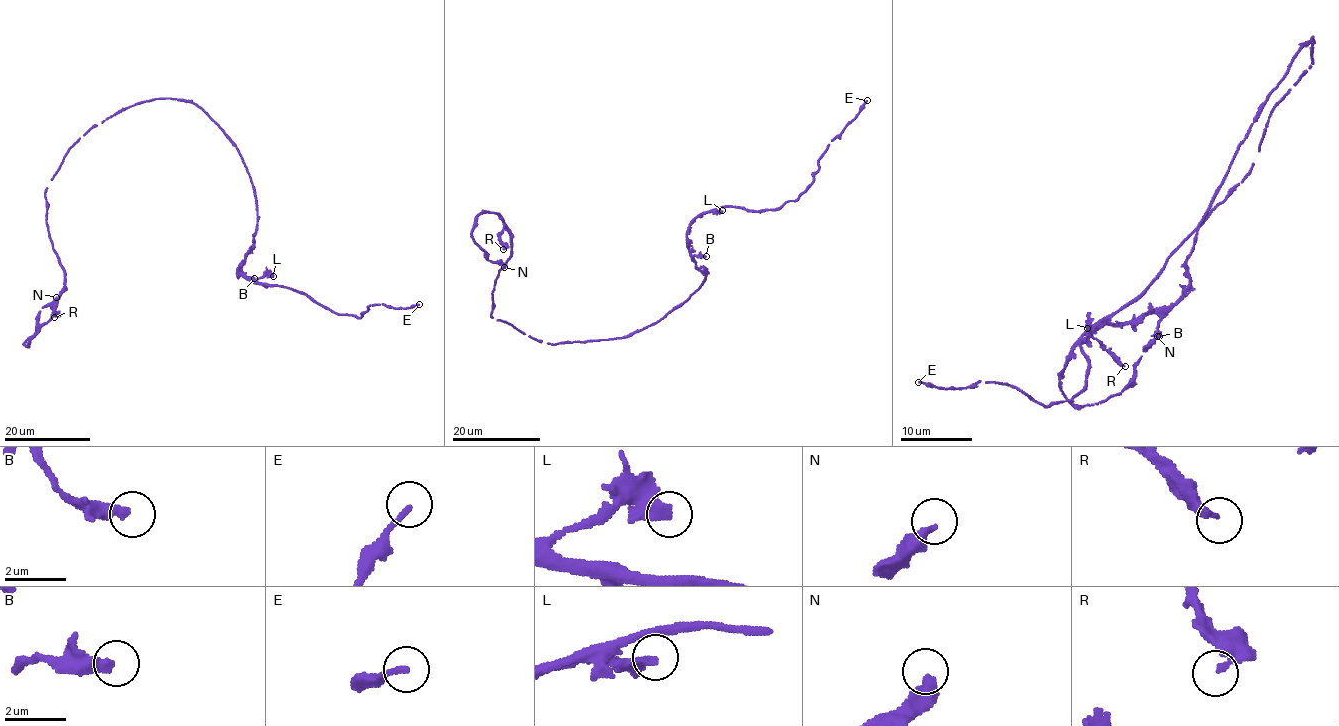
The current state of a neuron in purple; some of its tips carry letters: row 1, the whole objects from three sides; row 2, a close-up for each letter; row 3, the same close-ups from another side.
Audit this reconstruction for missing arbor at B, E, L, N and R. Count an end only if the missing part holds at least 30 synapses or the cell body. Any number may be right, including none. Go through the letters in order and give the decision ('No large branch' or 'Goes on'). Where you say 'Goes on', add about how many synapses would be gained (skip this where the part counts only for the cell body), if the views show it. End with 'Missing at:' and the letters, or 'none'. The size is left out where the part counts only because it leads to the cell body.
B: No large branch
E: No large branch
L: No large branch
N: No large branch
R: No large branch
Missing at: none

